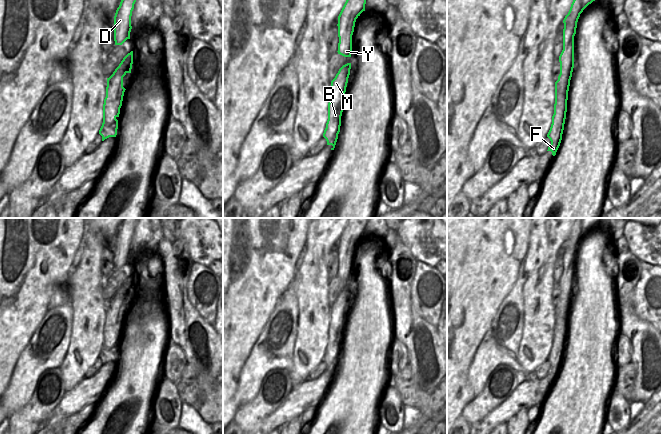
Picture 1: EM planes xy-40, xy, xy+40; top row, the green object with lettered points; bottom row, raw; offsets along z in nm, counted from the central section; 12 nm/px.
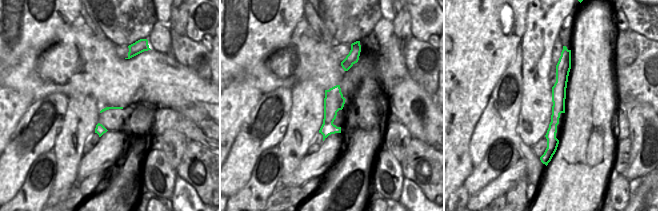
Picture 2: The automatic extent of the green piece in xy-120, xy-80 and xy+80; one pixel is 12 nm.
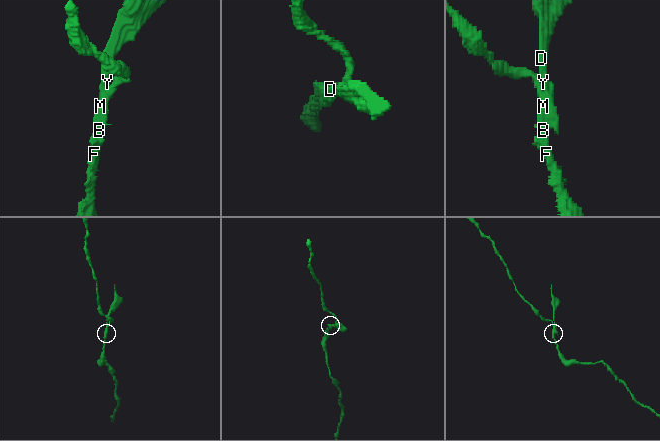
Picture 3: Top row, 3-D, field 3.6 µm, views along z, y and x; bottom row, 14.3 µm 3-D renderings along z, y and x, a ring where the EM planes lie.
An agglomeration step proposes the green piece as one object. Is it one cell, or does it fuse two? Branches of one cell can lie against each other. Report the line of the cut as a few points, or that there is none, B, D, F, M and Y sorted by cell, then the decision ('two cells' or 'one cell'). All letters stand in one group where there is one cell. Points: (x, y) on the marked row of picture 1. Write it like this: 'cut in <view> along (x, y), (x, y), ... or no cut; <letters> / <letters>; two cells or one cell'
cut in xy+40 along (555, 96), (562, 97), (566, 101); B F M / D Y; two cells

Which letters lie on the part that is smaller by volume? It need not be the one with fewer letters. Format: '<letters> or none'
D, Y

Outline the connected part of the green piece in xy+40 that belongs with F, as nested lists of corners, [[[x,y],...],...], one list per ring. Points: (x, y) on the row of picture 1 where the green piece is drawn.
[[[555,97],[554,114],[552,116],[552,124],[547,137],[550,139],[551,144],[547,151],[551,151],[555,156],[562,140],[564,124],[566,119],[567,101],[564,98]]]

